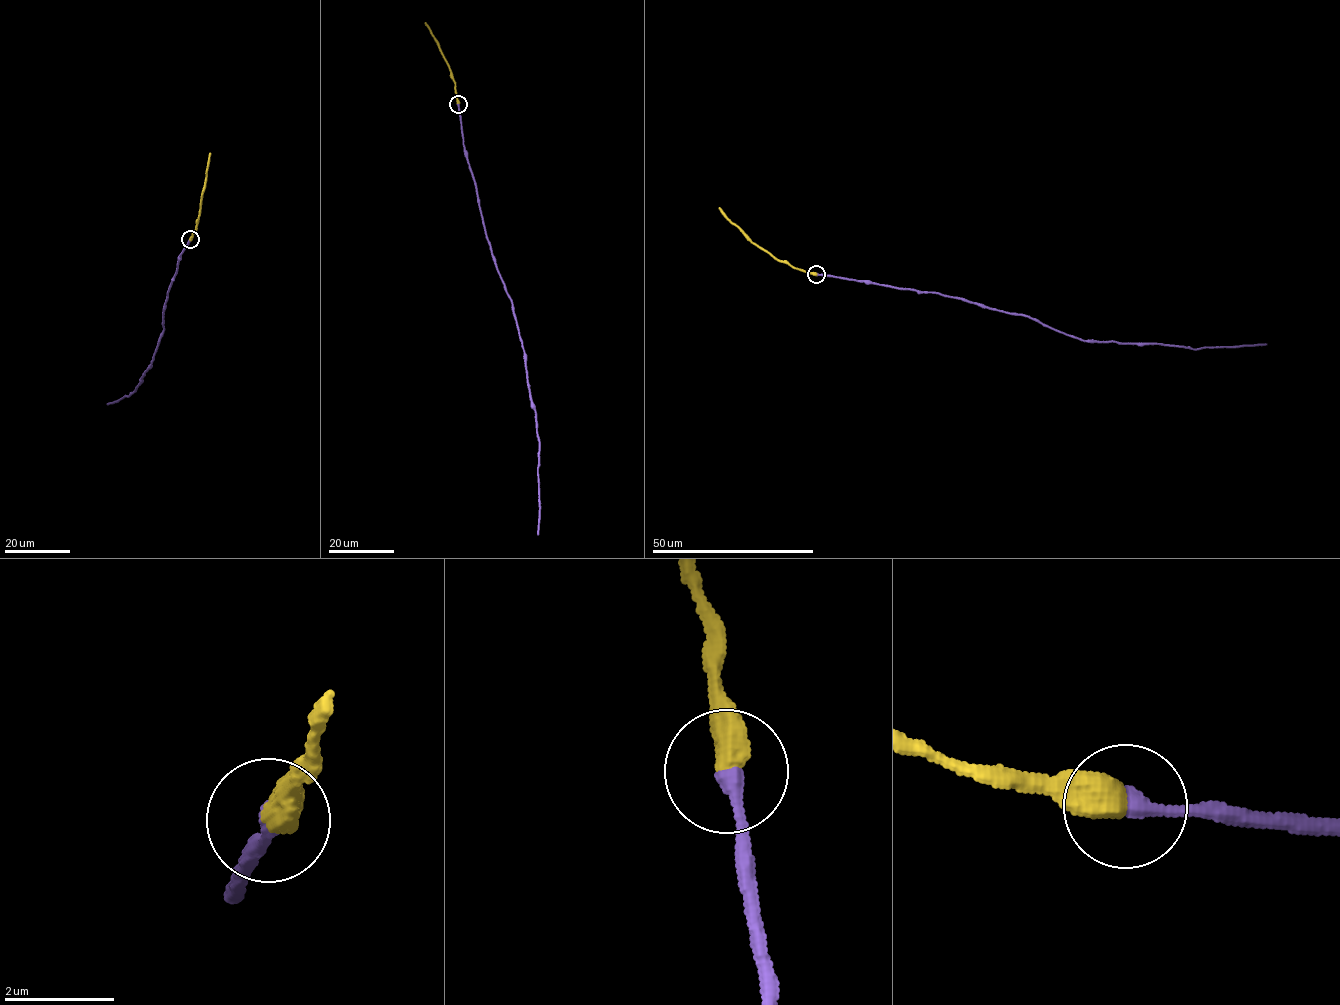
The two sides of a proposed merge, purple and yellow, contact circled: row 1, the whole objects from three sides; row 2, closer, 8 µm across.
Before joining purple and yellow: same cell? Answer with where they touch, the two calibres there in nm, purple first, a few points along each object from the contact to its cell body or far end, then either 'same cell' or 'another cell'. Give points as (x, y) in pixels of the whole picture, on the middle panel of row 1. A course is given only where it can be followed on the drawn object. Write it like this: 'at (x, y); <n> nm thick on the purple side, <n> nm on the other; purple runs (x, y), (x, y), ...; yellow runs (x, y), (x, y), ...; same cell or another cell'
at (458, 104); 320 nm thick on the purple side, 500 nm on the other; purple runs (457, 104), (464, 154), (485, 236), (512, 303), (536, 413), (538, 534); yellow runs (457, 104), (449, 66), (425, 23); same cell

